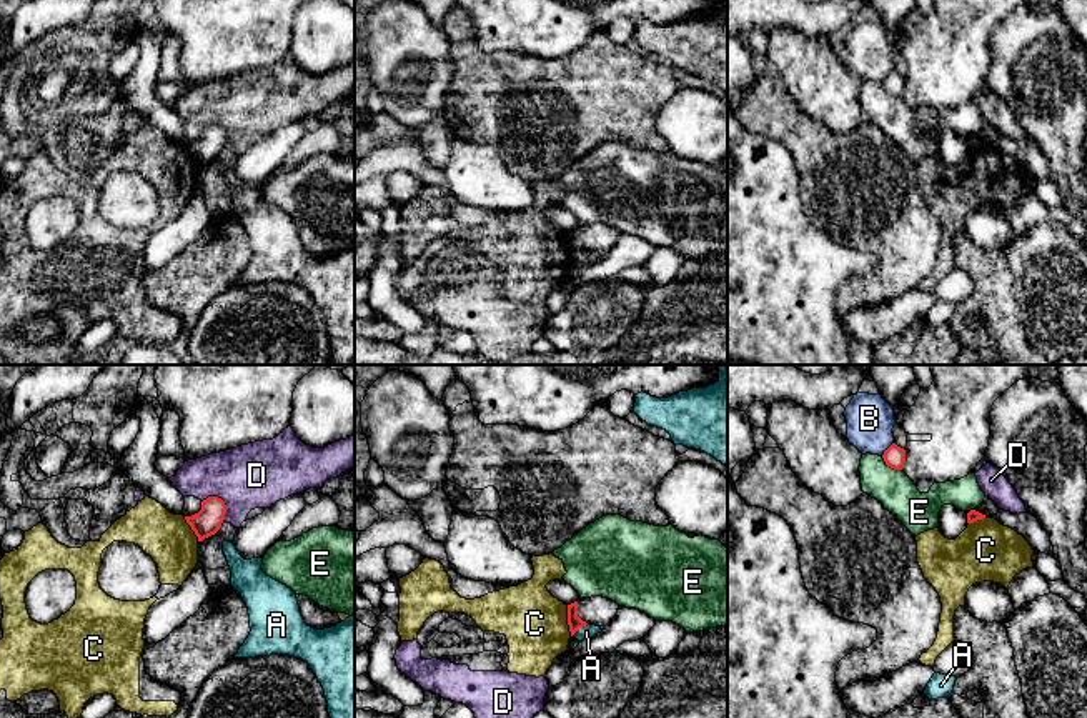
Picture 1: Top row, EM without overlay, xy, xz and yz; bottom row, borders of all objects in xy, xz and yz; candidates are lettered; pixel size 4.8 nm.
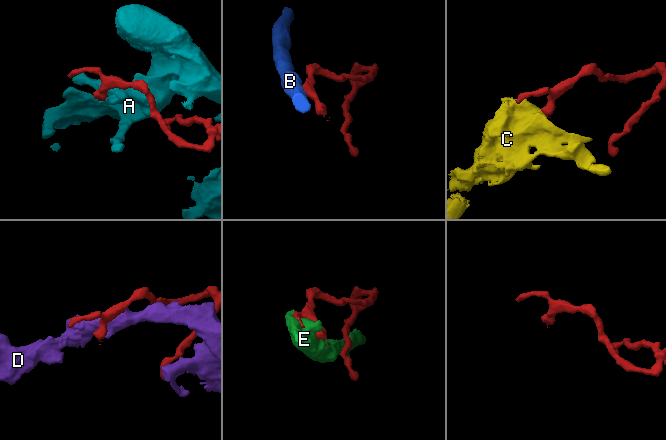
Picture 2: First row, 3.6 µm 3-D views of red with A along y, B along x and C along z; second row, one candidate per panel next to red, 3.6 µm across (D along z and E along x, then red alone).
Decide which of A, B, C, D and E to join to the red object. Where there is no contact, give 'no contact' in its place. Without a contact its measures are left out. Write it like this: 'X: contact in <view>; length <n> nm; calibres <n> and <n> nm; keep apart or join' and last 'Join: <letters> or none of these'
A: contact in xz; length 100 nm; calibres 70 and 70 nm; keep apart
B: contact in yz; length 90 nm; calibres 110 and 220 nm; keep apart
C: contact in xz; length 150 nm; calibres 70 and 320 nm; keep apart
D: contact in xy; length 160 nm; calibres 140 and 320 nm; keep apart
E: contact in yz; length 120 nm; calibres 110 and 180 nm; keep apart
Join: none of these

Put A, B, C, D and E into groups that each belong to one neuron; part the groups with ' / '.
A / B / C / D / E

